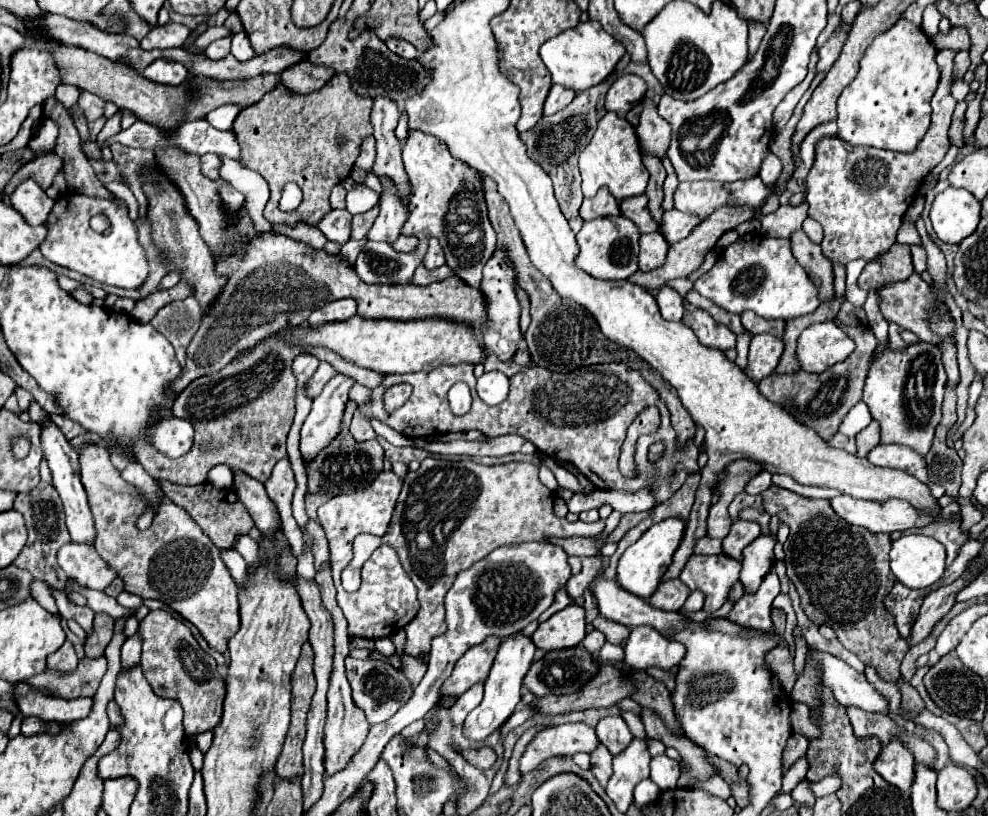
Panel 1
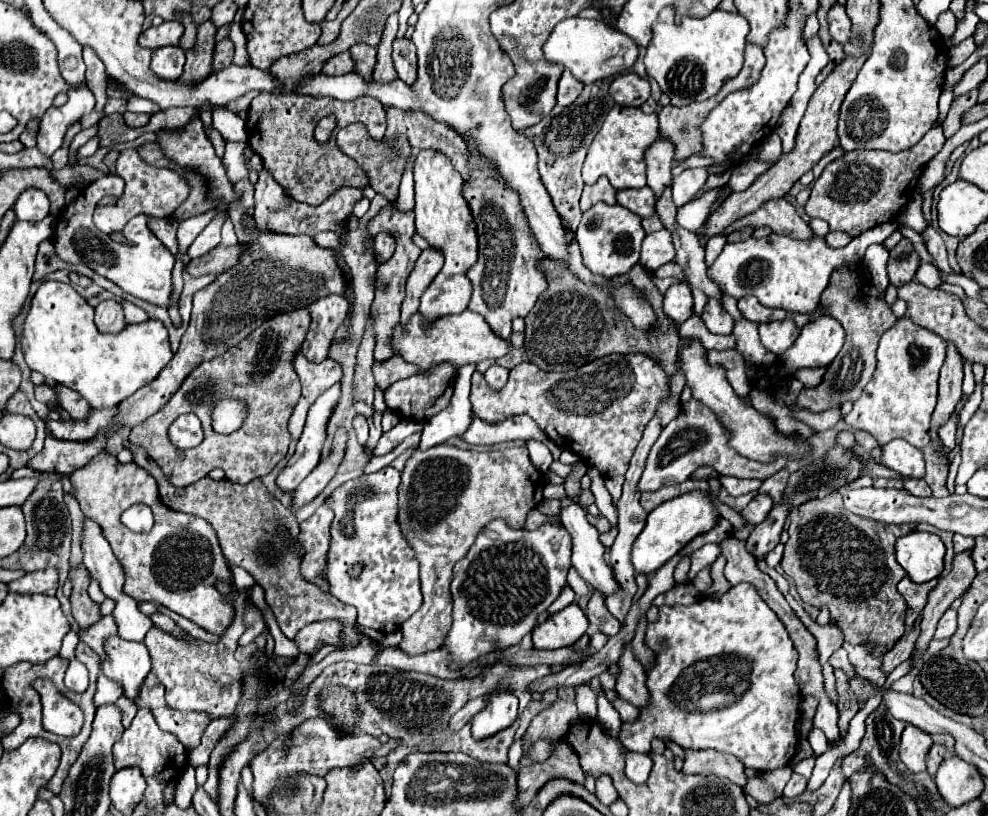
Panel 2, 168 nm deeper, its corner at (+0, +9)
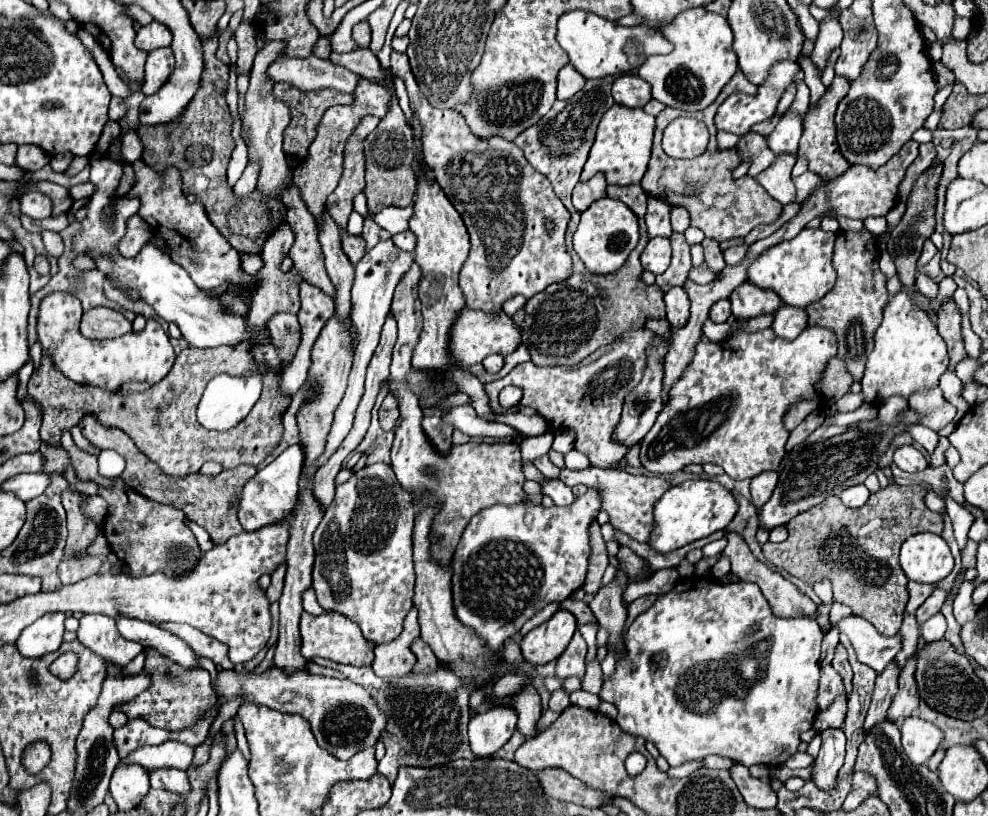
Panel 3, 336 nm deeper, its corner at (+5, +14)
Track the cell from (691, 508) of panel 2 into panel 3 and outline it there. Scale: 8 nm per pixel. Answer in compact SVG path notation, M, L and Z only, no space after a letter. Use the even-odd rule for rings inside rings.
M688 480L672 486L654 508L656 528L650 538L650 546L662 554L682 548L698 538L706 538L718 530L726 530L730 520L738 512L738 502L730 490L726 490L716 480Z

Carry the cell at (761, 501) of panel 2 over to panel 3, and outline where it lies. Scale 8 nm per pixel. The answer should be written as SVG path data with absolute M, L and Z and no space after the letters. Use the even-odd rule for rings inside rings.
M764 472L764 474L758 474L756 478L752 478L750 490L752 490L752 504L756 508L762 508L770 500L770 496L776 488L776 482L778 482L778 472Z

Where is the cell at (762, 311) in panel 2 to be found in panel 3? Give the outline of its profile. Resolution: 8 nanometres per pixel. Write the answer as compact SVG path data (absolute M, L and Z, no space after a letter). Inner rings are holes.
M752 282L740 284L730 294L730 302L732 302L732 314L736 318L756 318L760 314L772 314L782 304L776 292L758 288Z

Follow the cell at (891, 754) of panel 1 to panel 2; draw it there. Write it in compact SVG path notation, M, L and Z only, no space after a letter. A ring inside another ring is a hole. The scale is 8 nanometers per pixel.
M907 725L901 735L901 747L899 757L905 763L905 767L913 773L925 771L925 755L931 747L931 737L925 731L917 731L917 727Z

